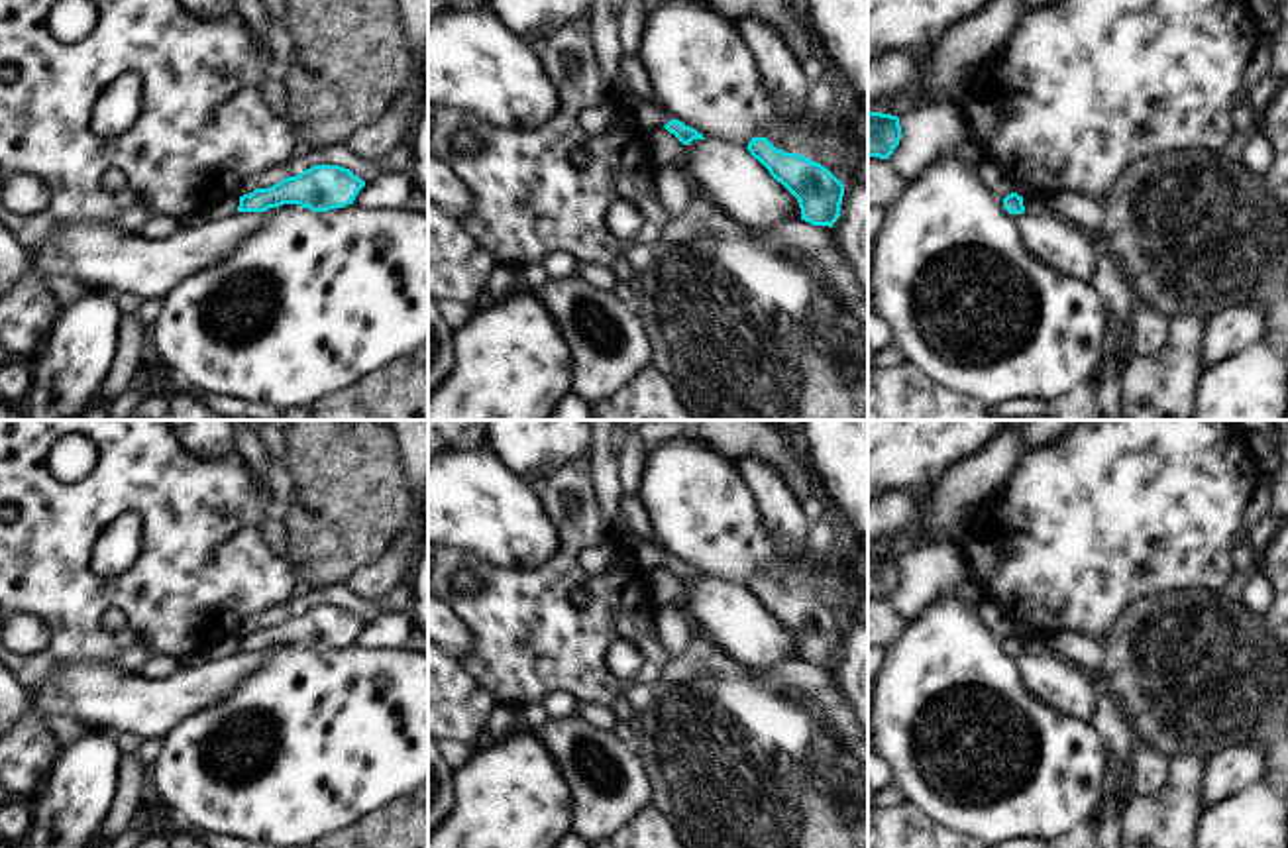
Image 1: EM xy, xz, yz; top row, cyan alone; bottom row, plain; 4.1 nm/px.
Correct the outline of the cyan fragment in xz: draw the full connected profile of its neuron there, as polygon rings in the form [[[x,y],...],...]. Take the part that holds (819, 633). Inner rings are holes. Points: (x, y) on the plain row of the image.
[[[752,577],[746,589],[797,638],[801,660],[832,667],[840,656],[844,624],[827,607],[799,593],[785,593],[768,577]]]

